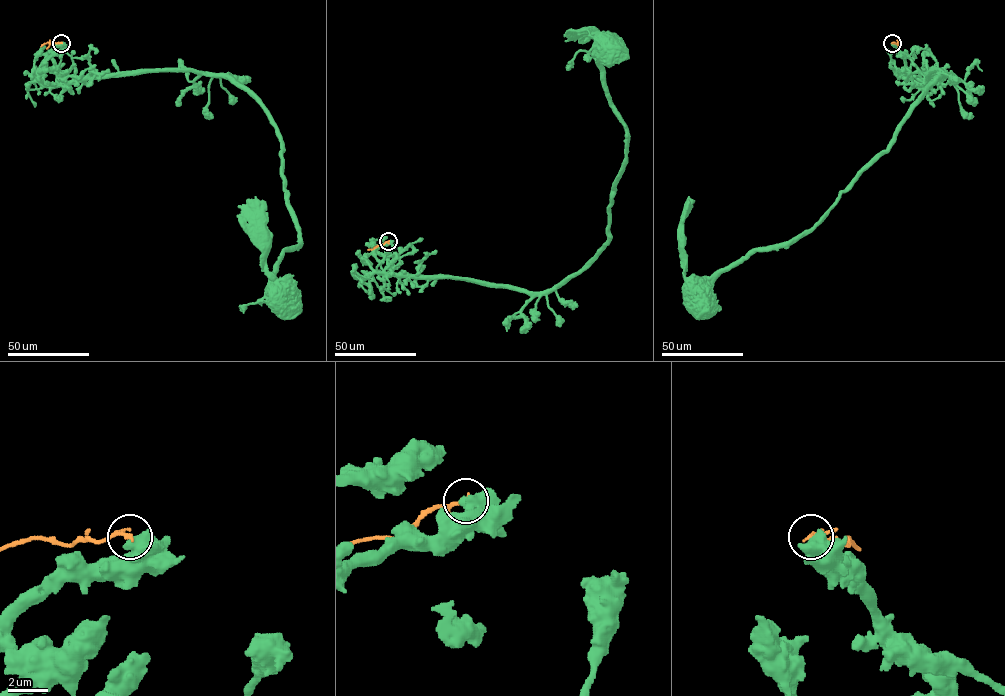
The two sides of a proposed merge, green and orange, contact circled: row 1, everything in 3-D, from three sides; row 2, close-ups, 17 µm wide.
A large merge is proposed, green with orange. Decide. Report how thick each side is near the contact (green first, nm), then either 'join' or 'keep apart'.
calibres 650 and 140 nm; keep apart

